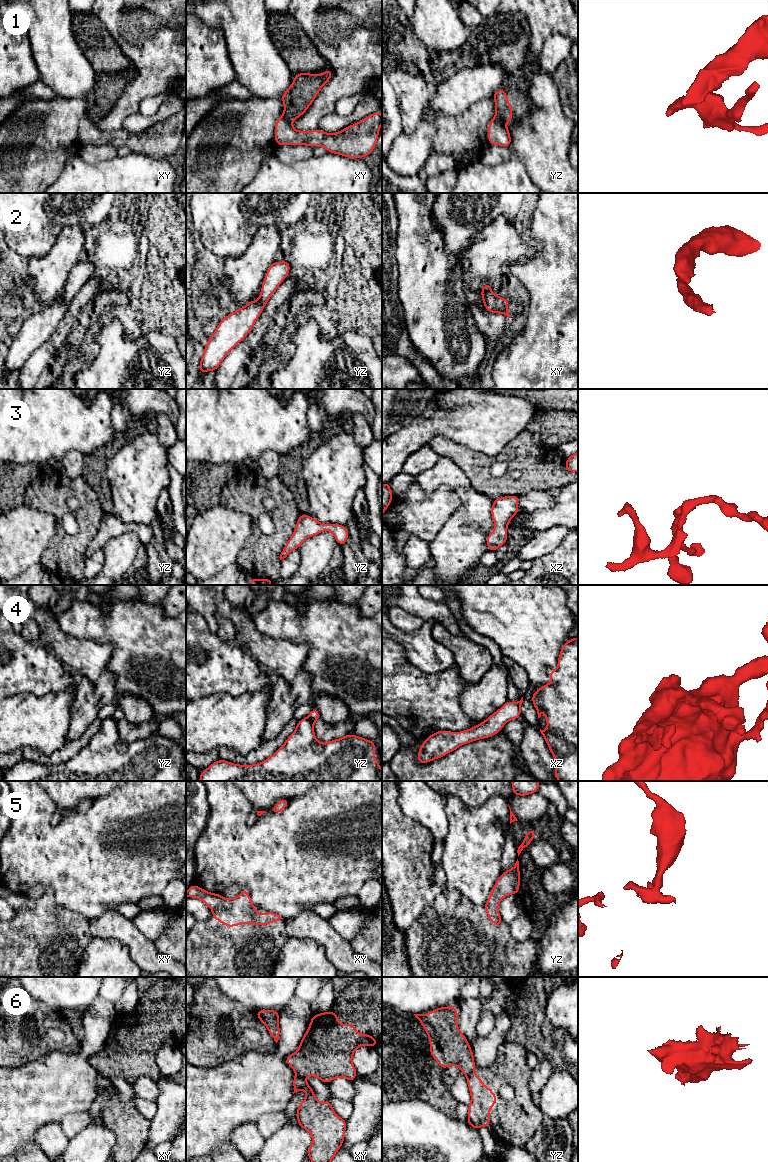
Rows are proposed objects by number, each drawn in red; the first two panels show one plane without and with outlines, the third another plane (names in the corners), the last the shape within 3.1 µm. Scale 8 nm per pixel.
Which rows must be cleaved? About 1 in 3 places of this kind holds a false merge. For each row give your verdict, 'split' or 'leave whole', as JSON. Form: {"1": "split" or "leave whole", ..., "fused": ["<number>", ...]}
{"1": "split", "2": "leave whole", "3": "leave whole", "4": "leave whole", "5": "leave whole", "6": "split", "fused": ["1", "6"]}

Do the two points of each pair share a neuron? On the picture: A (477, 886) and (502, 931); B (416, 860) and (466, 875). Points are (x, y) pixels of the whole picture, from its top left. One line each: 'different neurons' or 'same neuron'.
A: different neurons
B: different neurons

